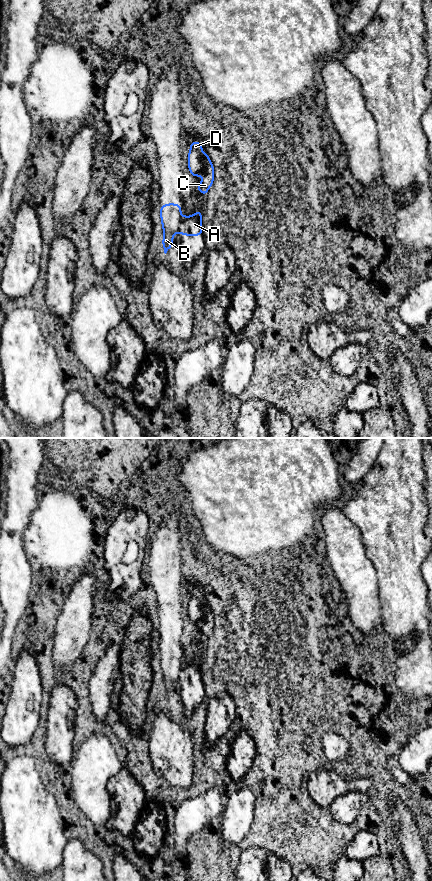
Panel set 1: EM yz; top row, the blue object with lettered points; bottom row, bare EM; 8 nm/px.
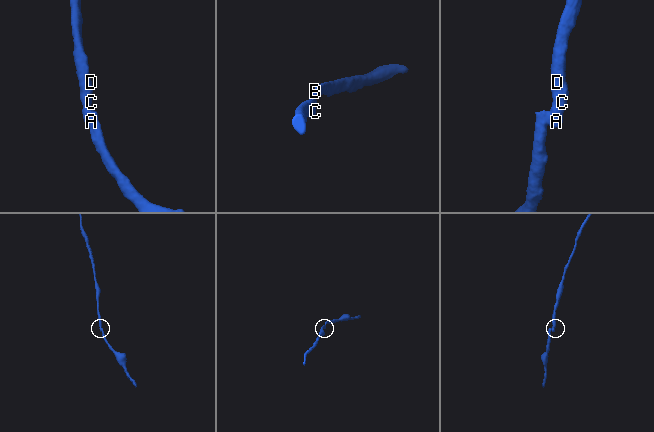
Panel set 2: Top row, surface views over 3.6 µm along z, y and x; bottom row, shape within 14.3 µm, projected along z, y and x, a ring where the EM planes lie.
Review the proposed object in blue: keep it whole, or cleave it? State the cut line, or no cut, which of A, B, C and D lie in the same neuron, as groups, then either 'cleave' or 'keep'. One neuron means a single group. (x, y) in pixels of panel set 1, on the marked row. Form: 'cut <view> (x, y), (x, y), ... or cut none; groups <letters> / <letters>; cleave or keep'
cut yz (181, 216), (181, 224), (178, 231); groups A C D / B; cleave

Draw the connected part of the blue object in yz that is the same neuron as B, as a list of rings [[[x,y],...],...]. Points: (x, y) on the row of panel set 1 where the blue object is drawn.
[[[168,203],[160,208],[160,216],[164,237],[162,240],[164,253],[173,246],[173,235],[179,232],[181,225],[181,205]]]

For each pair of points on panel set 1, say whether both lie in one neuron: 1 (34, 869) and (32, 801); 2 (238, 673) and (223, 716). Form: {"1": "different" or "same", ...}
{"1": "same", "2": "different"}

